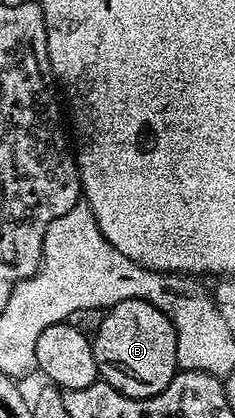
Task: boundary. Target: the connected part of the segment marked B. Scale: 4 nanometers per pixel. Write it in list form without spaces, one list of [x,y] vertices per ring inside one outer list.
[[[145,299],[122,301],[107,308],[91,341],[99,378],[126,397],[145,399],[162,393],[162,389],[166,389],[166,385],[170,385],[176,376],[178,341],[174,325],[166,313]]]

